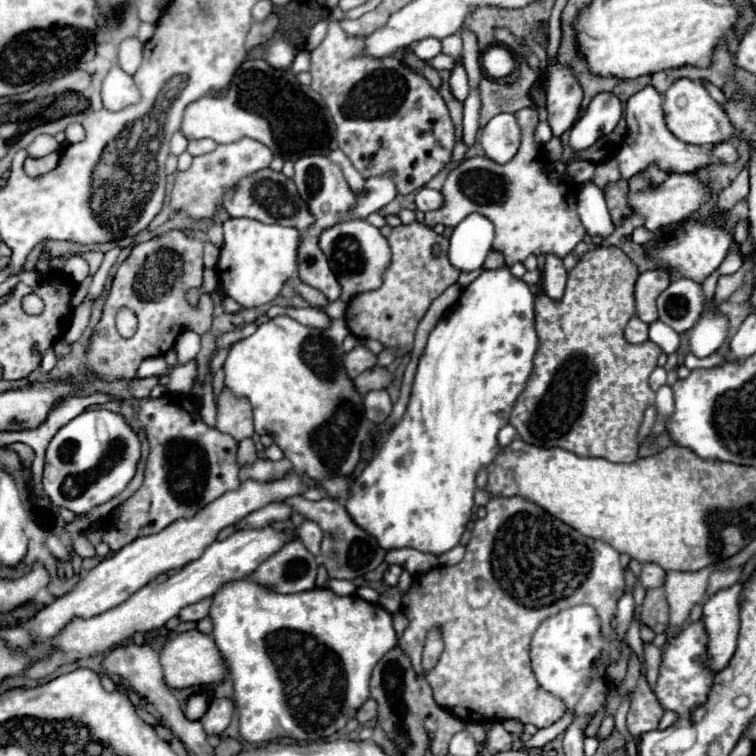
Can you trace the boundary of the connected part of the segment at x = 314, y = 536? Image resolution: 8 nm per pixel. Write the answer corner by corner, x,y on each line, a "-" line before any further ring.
311,520
303,522
303,524
297,528
297,536
299,536
299,540
303,542
303,546
305,546
313,556
319,556
323,532
321,532
321,528
319,528
315,522
311,522

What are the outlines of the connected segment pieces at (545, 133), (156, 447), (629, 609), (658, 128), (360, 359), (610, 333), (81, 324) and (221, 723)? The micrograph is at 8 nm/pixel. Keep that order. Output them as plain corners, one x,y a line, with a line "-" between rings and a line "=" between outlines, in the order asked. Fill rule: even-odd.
541,122
541,124
537,126
537,130
535,130
535,140
537,140
537,144
539,144
539,146
545,146
551,136
553,136
553,134
551,134
549,124
547,124
547,122
=
169,392
155,400
121,400
121,414
135,430
145,428
151,452
141,488
121,506
119,516
123,524
117,516
105,528
103,542
109,542
109,548
113,552
121,550
143,534
157,534
171,522
197,514
211,500
239,488
239,466
235,464
237,442
231,436
221,434
219,430
209,428
201,422
199,402
195,398
-
133,404
139,404
137,414
133,412
=
625,592
617,604
617,616
615,616
615,622
617,622
617,632
619,636
625,634
625,630
629,628
629,622
633,618
633,596
631,592
=
653,86
643,88
641,92
633,94
627,100
625,118
627,118
627,128
633,136
633,144
623,146
617,154
621,178
635,176
643,168
647,168
651,162
659,164
663,170
669,170
669,172
695,172
699,168
707,168
707,166
715,166
715,164
735,164
739,160
739,152
731,142
723,142
723,144
715,144
715,146
693,146
693,144
685,144
679,138
675,138
669,132
669,128
665,126
661,102
663,102
663,98
=
359,344
345,356
345,368
351,378
357,378
361,372
373,368
377,364
377,354
373,354
367,346
=
599,246
595,248
593,252
585,254
581,258
581,262
569,272
569,278
567,278
567,288
565,288
565,296
559,300
559,302
553,302
549,300
545,294
537,296
535,298
535,330
537,330
537,338
539,338
539,348
535,352
535,358
533,358
533,370
531,370
531,376
527,380
527,386
525,390
519,394
513,410
511,410
511,418
509,418
509,424
517,428
521,440
525,440
527,444
533,444
533,446
541,446
541,448
563,448
563,450
569,450
577,456
587,456
587,458
605,458
609,462
635,462
637,460
637,450
639,450
639,444
637,444
637,428
643,420
643,412
649,404
655,402
655,392
649,388
649,374
655,370
657,366
657,358
661,354
659,346
653,344
653,342
645,342
645,344
629,344
623,336
623,330
629,322
629,318
633,318
635,314
635,300
633,300
633,286
635,286
635,280
637,280
637,266
615,246
=
85,300
85,302
81,302
81,304
73,310
73,316
71,316
69,328
67,328
65,336
63,336
65,342
73,344
75,340
79,340
79,336
83,334
83,330
85,330
87,324
89,324
91,310
93,310
93,300
=
227,698
221,700
213,700
209,710
205,712
205,716
199,720
205,728
207,734
219,736
231,722
231,714
233,714
233,702

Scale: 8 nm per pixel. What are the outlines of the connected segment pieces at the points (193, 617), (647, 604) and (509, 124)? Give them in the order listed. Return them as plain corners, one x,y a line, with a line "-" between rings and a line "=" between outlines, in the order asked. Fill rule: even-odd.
207,598
207,600
201,600
201,602
197,602
197,604
189,604
189,606
185,606
181,612
179,612
179,622
197,622
197,620
201,620
201,618
205,618
207,614
209,614
209,604
211,604
211,600
=
663,586
653,588
645,594
639,622
641,626
651,628
655,634
665,634
669,630
669,606
=
497,114
481,132
481,144
485,156
505,164
509,162
521,146
521,128
513,114

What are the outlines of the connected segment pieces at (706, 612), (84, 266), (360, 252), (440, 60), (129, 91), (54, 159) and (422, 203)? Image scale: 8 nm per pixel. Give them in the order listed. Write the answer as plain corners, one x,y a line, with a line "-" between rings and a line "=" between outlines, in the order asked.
743,582
719,590
703,604
703,628
707,634
705,656
701,658
711,672
719,672
731,660
737,646
739,632
739,594
=
73,256
65,262
65,268
63,268
75,282
83,282
89,274
89,264
81,258
81,256
=
353,218
323,230
323,234
319,236
319,246
325,252
329,266
337,276
337,282
341,284
341,300
345,304
357,294
377,290
381,286
383,274
391,262
391,250
387,238
379,232
379,228
371,226
367,220
=
437,54
437,56
435,56
431,62
427,62
427,64
431,64
437,72
441,72
441,70
451,70
457,62
459,62
459,60
453,60
453,58
445,56
445,54
=
113,68
103,82
101,98
103,98
103,106
115,112
115,110
123,110
125,106
137,104
141,100
141,94
129,74
125,74
121,68
=
57,152
49,154
49,156
43,156
43,158
37,158
37,160
27,158
25,160
25,172
31,174
31,176
47,174
47,172
51,172
57,166
57,162
59,162
59,154
=
421,188
415,196
415,204
421,212
429,212
429,210
439,210
443,206
443,194
439,190
431,190
431,188

